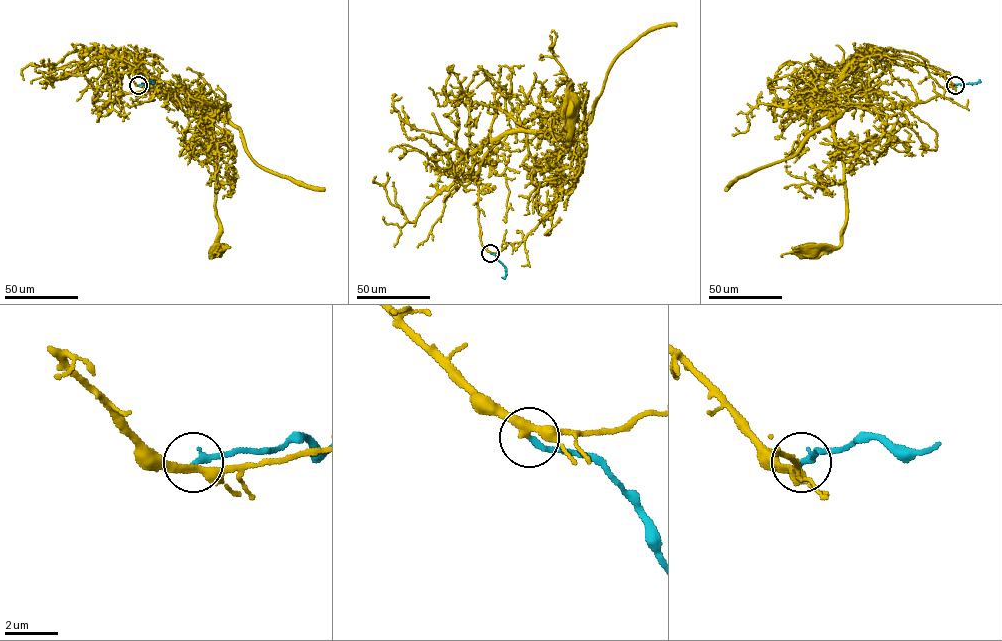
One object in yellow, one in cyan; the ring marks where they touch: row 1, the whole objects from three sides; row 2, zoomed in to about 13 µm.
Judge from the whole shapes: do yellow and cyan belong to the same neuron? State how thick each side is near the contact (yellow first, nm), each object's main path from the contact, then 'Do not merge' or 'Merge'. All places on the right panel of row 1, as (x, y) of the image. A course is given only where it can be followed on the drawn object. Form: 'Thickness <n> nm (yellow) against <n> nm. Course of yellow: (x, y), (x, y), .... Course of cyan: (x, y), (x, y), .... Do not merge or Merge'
Thickness 280 nm (yellow) against 240 nm. Course of yellow: (955, 85), (935, 70), (894, 56), (853, 70), (838, 83), (834, 138), (846, 219), (838, 247), (811, 249). Course of cyan: (955, 85), (977, 83), (979, 79). Merge

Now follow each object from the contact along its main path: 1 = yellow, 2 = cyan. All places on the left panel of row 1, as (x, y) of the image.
1: (138, 85), (129, 77), (126, 56), (127, 65), (159, 90), (197, 104), (211, 118), (219, 230), (214, 249)
2: (138, 85), (154, 83), (149, 79)

